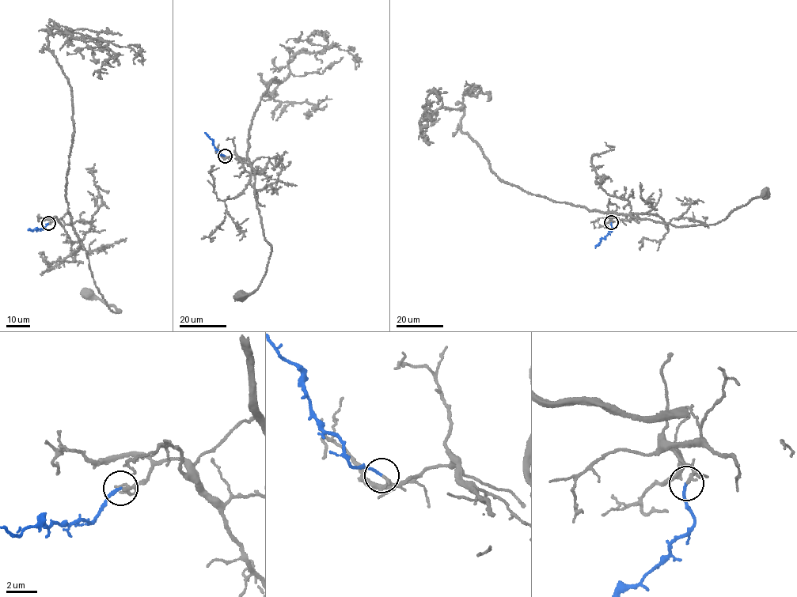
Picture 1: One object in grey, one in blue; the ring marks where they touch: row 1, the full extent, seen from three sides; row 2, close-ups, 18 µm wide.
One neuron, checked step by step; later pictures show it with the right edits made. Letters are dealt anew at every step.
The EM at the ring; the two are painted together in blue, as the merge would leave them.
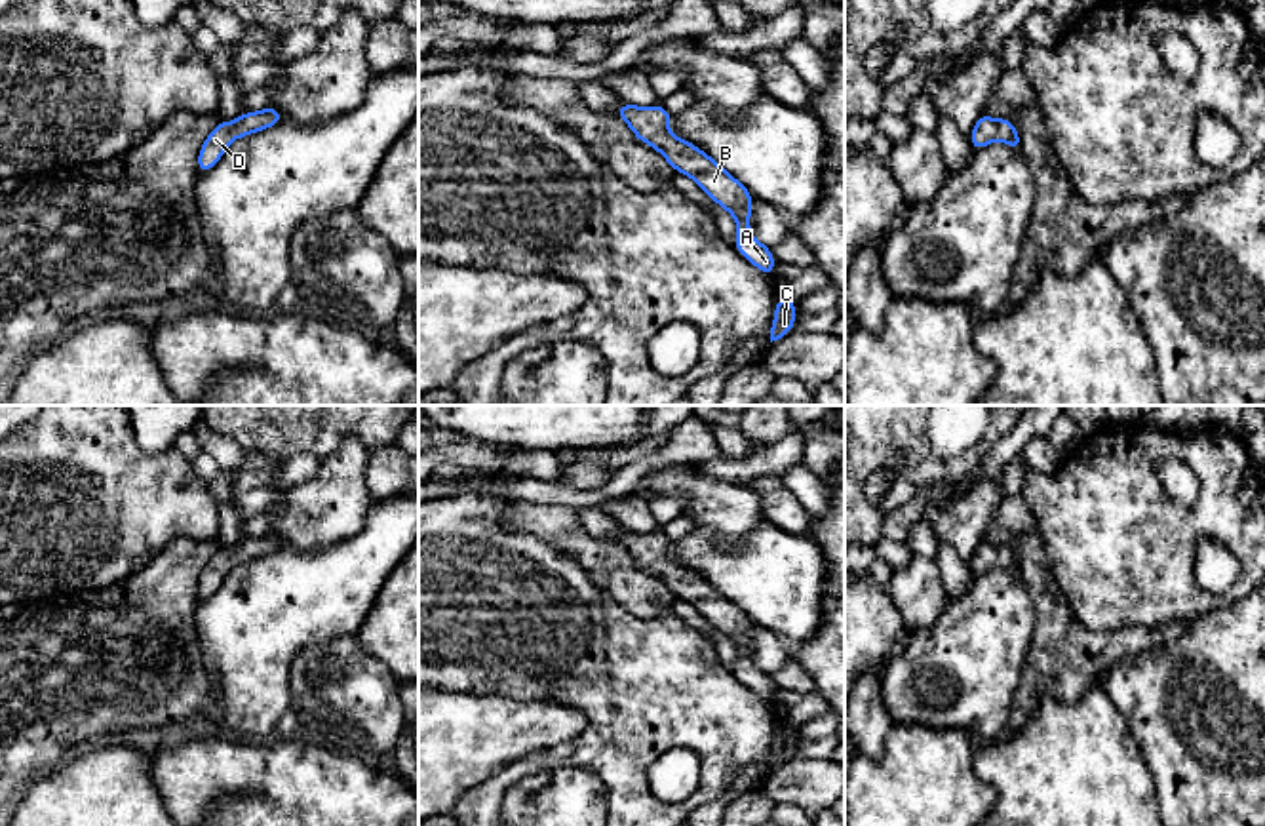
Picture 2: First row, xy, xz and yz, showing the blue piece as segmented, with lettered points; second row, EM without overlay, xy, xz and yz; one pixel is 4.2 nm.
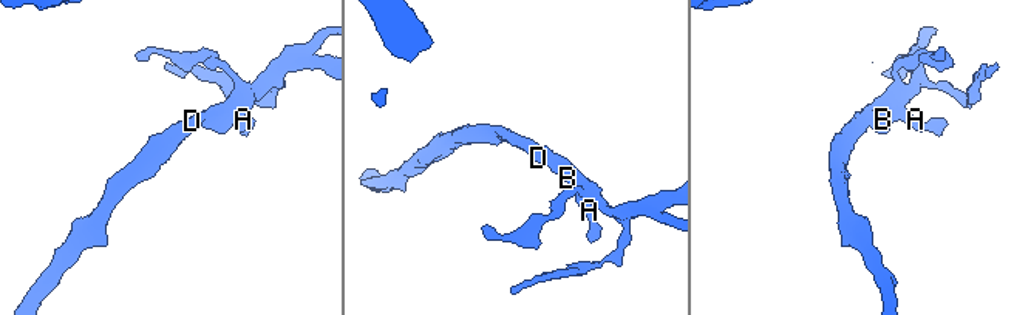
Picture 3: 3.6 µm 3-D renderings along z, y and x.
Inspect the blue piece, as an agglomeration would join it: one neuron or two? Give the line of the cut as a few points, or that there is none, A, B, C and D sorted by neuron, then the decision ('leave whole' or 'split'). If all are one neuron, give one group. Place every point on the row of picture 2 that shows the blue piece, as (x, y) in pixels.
cut none; groups A B C D; leave whole

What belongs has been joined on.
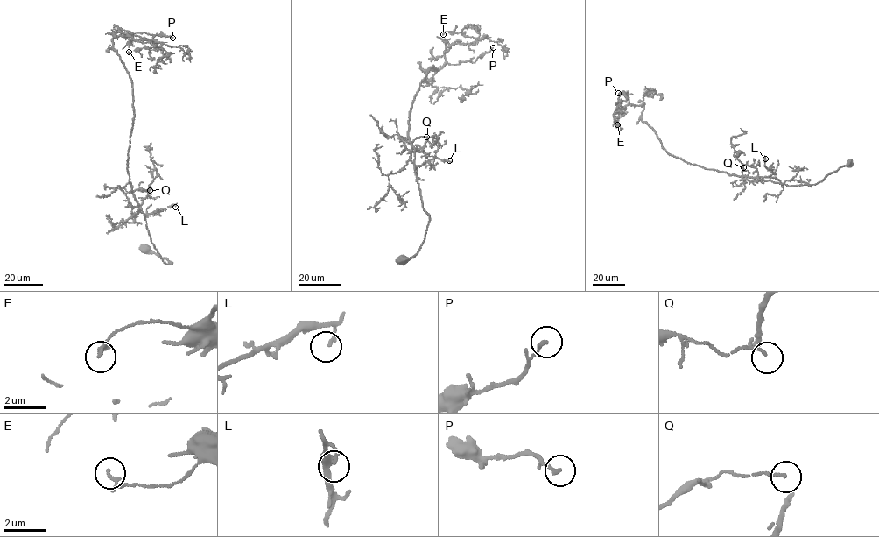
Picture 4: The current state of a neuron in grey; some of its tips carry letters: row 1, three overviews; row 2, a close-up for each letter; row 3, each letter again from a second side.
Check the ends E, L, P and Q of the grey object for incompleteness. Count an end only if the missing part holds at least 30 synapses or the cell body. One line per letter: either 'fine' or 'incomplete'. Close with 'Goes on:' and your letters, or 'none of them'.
E: fine
L: fine
P: fine
Q: fine
Goes on: none of them

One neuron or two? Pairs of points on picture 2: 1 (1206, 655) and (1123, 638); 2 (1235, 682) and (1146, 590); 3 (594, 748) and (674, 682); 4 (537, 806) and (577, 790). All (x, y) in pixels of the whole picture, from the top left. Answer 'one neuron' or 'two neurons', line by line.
1: two neurons
2: two neurons
3: one neuron
4: one neuron

